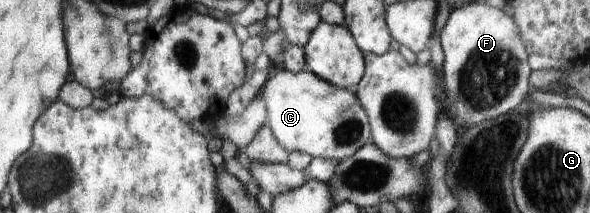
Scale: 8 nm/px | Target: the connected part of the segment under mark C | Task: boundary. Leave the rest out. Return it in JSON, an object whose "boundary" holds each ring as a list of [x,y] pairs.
{"boundary":[[[280,70],[269,77],[260,94],[266,108],[265,126],[288,154],[304,152],[311,158],[340,162],[372,142],[366,114],[354,91],[333,86],[312,72]]]}

